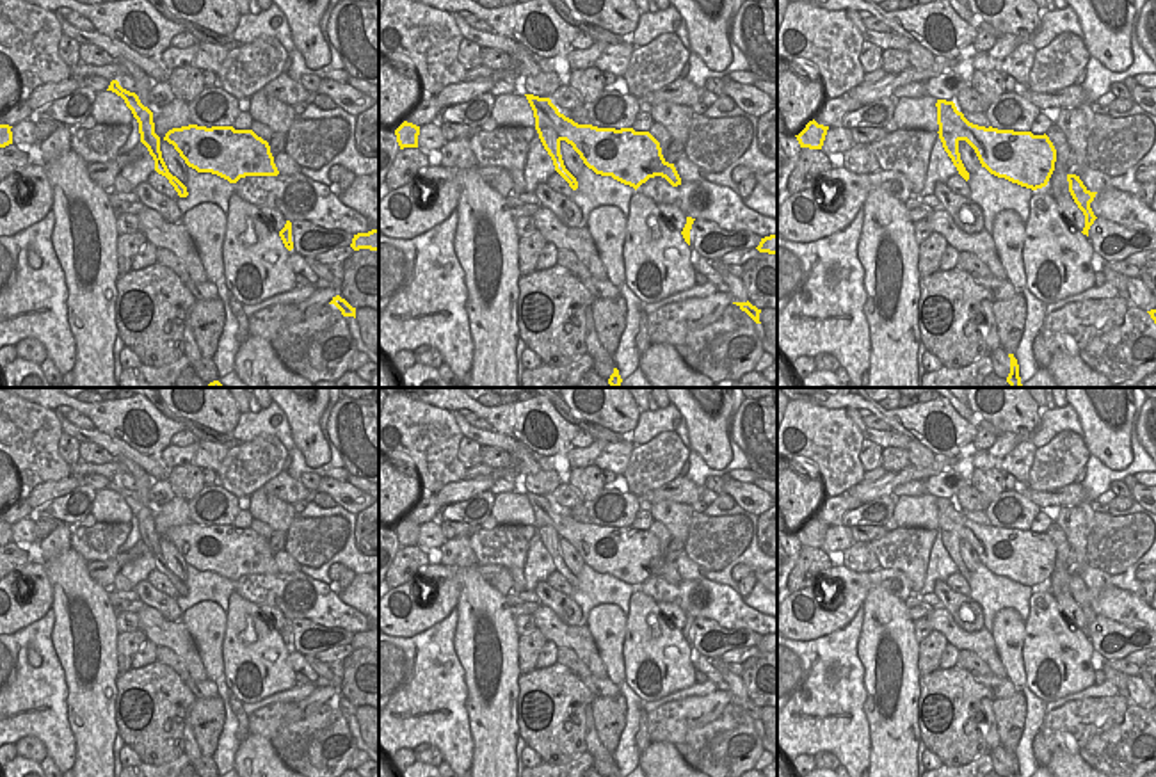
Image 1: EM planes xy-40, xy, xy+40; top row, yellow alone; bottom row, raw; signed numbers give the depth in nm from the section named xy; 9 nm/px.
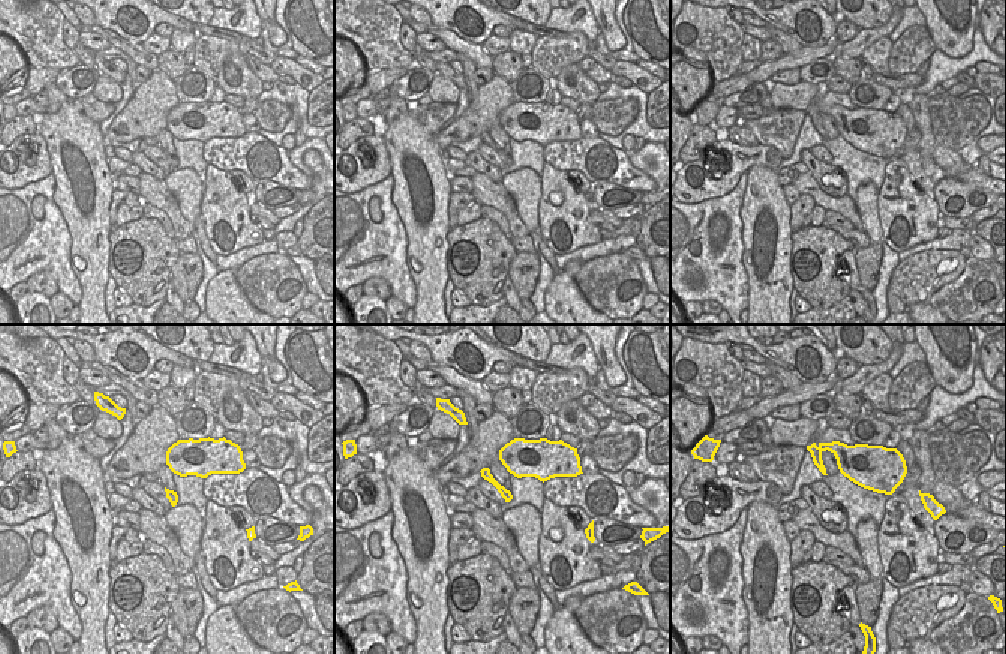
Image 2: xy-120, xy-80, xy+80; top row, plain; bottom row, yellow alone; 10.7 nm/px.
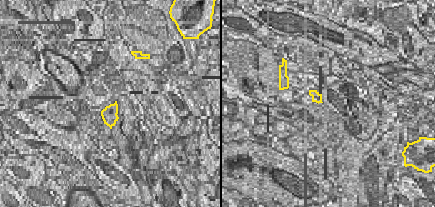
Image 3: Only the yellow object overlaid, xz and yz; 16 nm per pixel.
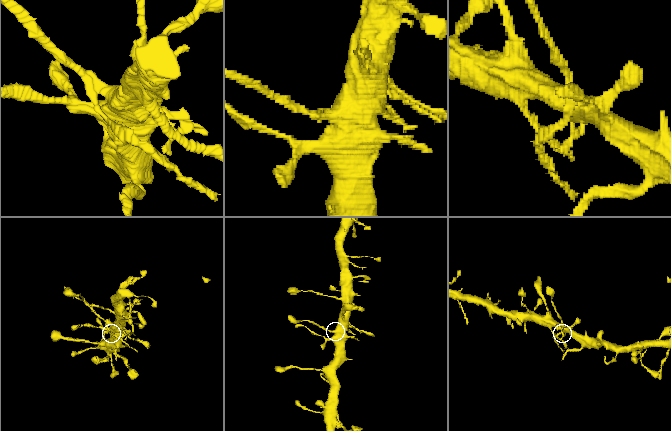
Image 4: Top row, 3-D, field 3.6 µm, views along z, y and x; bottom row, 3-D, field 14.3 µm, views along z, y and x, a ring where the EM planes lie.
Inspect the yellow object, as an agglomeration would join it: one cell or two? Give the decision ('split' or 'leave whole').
split

